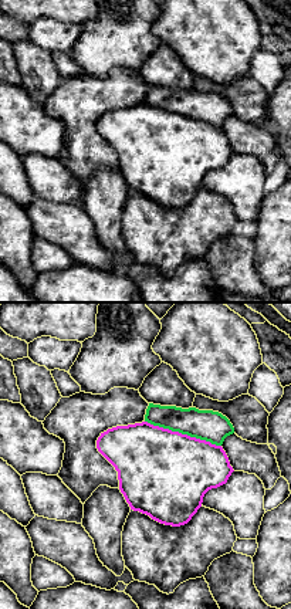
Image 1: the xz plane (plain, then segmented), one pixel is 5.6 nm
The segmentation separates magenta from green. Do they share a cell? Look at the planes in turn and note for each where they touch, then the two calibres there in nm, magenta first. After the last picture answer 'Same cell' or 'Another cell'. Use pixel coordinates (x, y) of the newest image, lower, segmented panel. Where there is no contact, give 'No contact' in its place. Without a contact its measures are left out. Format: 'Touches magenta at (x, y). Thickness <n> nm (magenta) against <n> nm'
Touches magenta at (183, 435). Thickness 500 nm (magenta) against 180 nm

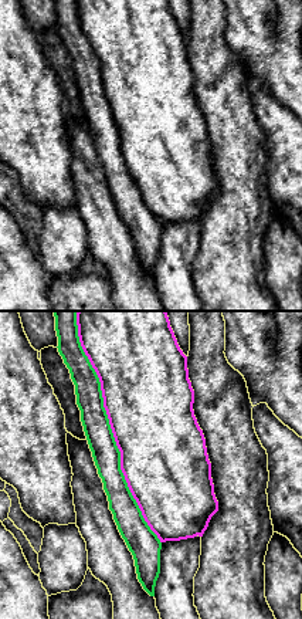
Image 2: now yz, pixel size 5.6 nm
Touches magenta at (111, 428). Thickness 480 nm (magenta) against 160 nm

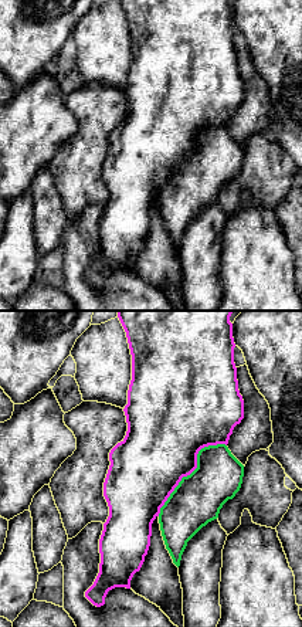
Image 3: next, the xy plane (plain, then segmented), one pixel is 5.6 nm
Touches magenta at (190, 473). Thickness 420 nm (magenta) against 280 nm

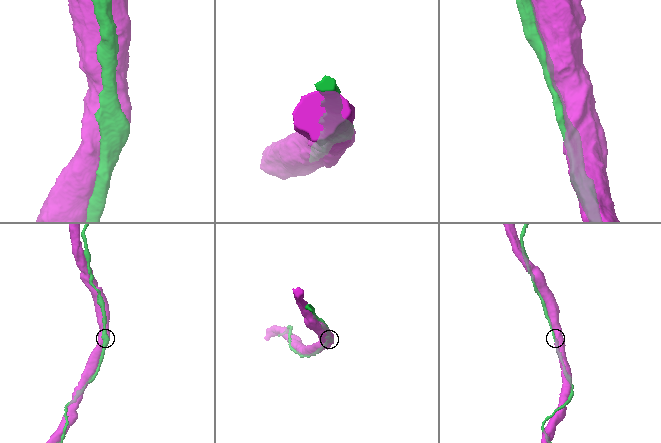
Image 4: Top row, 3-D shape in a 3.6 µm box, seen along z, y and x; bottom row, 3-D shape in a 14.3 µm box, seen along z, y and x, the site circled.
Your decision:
Same cell

